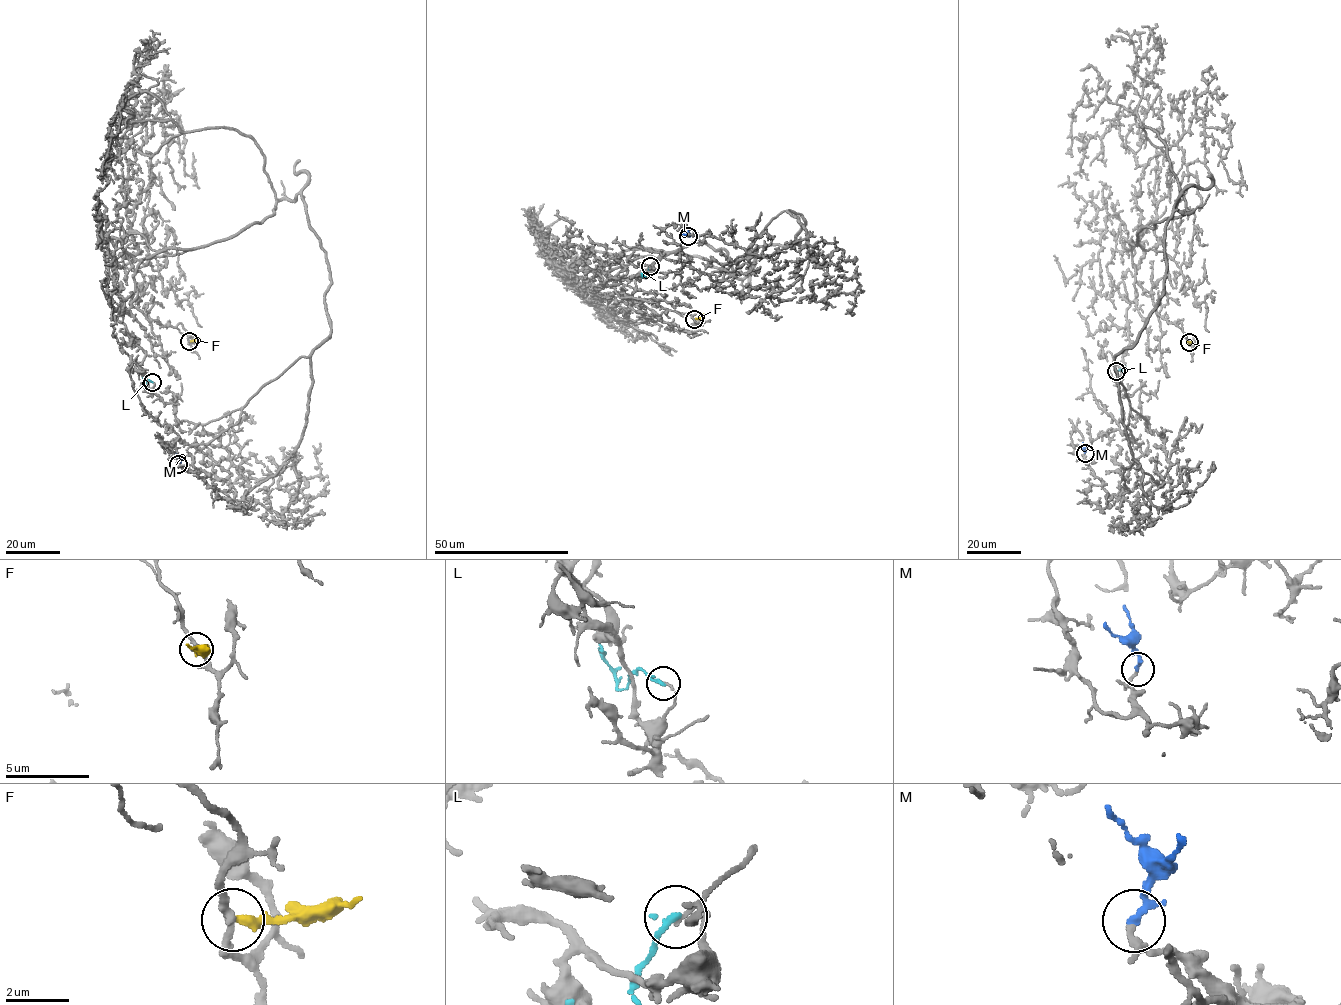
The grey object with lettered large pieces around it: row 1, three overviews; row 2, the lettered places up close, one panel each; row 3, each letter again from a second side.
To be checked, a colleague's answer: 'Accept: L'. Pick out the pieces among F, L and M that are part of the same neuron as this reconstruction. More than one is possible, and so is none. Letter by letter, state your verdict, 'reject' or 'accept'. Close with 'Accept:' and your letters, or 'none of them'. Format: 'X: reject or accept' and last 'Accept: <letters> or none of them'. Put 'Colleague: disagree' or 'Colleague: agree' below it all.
F: reject
L: reject
M: accept
Accept: M
Colleague: disagree

